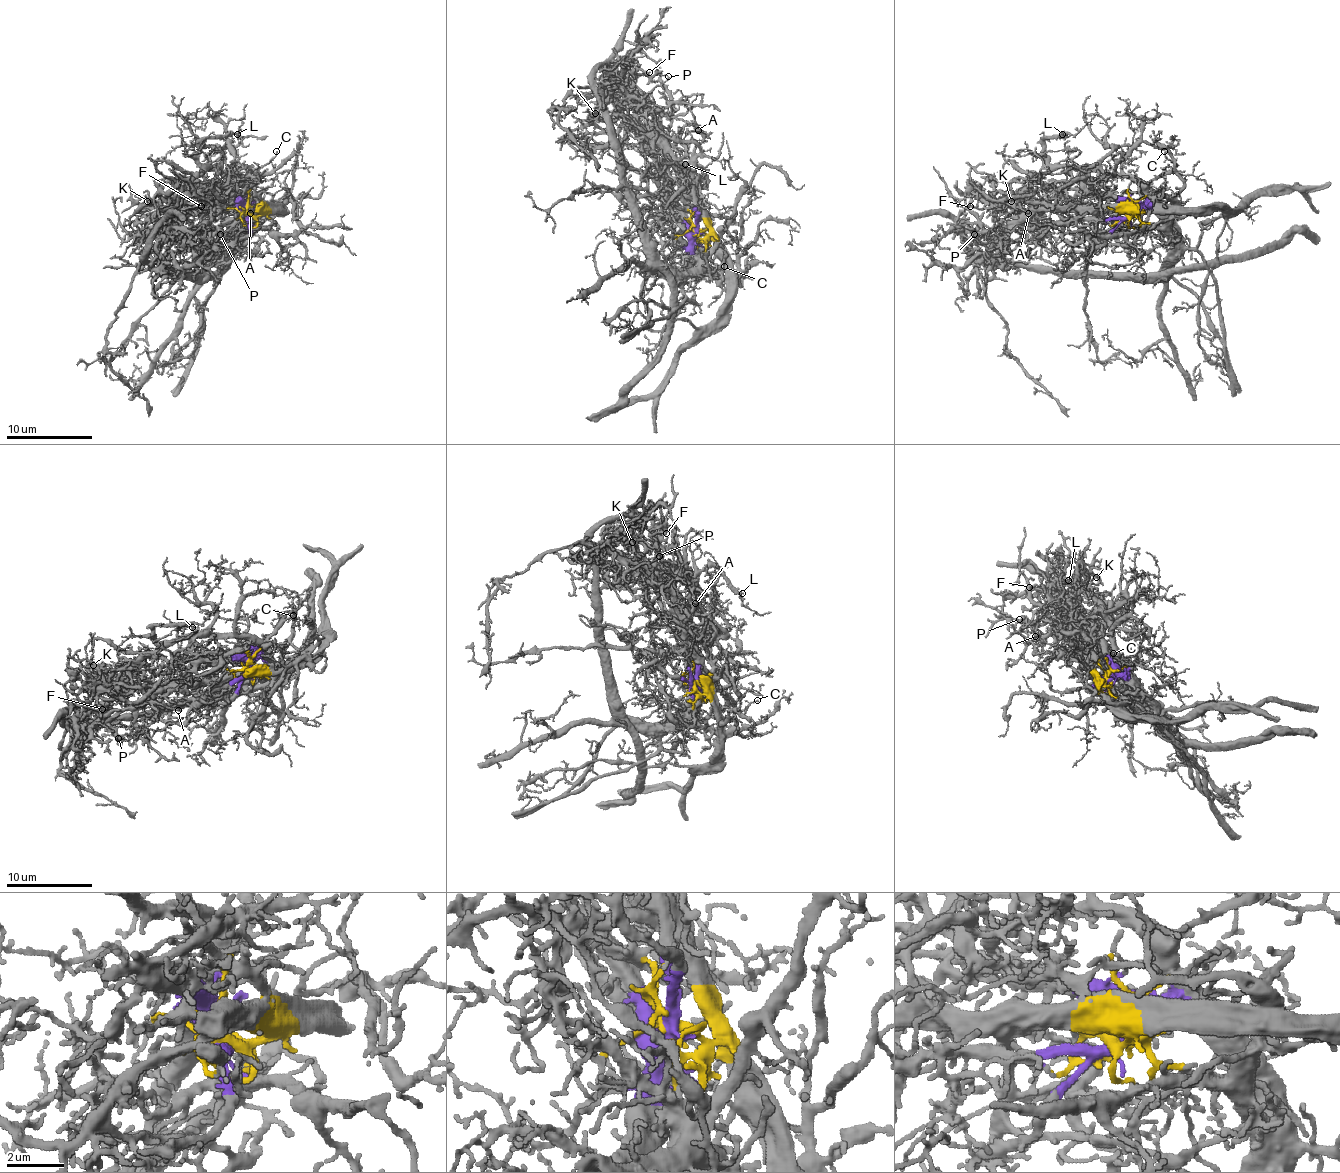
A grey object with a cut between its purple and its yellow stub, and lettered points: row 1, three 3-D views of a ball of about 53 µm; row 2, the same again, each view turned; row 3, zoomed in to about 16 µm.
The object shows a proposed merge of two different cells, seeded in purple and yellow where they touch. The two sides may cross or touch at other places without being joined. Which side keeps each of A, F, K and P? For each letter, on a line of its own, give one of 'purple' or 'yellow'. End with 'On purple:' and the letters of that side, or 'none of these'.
A: yellow
F: yellow
K: yellow
P: yellow
On purple: none of these

